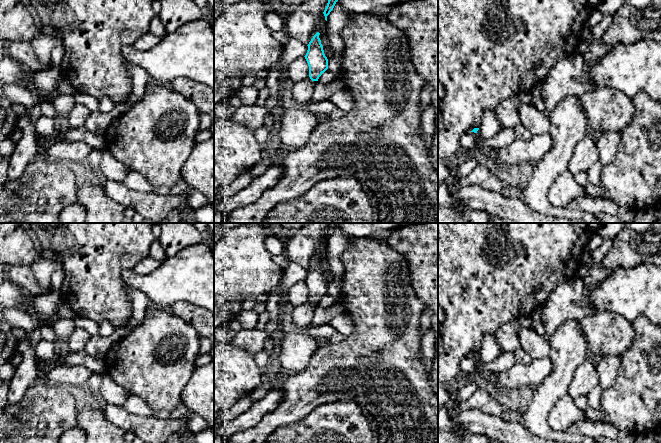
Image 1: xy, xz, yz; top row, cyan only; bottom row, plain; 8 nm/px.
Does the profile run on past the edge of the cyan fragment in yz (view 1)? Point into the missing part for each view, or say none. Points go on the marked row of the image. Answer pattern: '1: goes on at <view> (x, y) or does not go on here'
1: does not go on here

